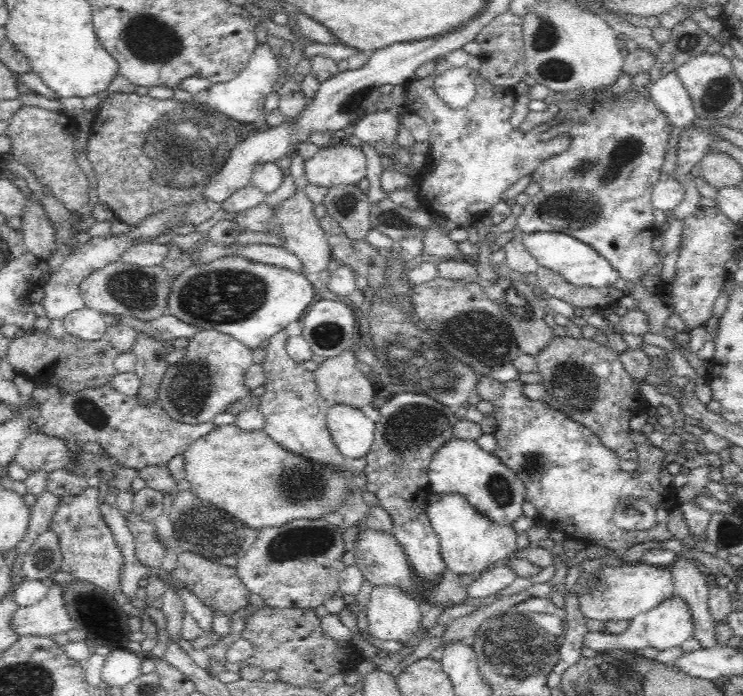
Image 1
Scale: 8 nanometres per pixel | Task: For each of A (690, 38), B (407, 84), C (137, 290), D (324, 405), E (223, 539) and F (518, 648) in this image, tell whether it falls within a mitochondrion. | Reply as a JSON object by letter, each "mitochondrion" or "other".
{"A":"other","B":"other","C":"mitochondrion","D":"other","E":"mitochondrion","F":"mitochondrion"}

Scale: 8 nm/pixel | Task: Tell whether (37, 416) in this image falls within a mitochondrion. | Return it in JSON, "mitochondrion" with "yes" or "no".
{"mitochondrion":"no"}

